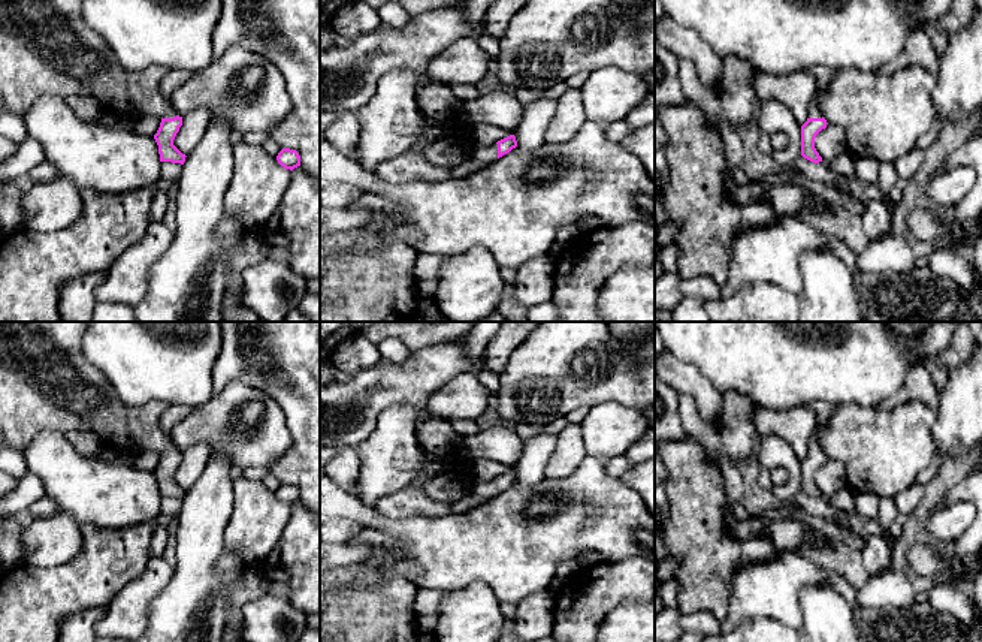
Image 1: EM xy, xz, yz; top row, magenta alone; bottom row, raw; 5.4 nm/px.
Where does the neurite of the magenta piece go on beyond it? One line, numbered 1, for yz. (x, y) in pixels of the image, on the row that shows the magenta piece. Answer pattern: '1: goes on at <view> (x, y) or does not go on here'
1: goes on at yz (813, 111)

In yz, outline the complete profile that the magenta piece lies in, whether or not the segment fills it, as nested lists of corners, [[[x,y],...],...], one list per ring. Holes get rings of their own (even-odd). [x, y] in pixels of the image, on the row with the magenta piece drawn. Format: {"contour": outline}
{"contour": [[[818,100],[809,103],[807,115],[807,121],[801,126],[801,156],[813,163],[819,163],[822,157],[815,148],[815,138],[828,123],[822,117]]]}

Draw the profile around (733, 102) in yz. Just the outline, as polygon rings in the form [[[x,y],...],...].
[[[743,57],[723,58],[720,82],[708,88],[697,73],[694,61],[679,60],[679,78],[688,105],[700,109],[705,123],[719,133],[719,124],[737,129],[746,126],[758,100],[752,79],[758,70]]]

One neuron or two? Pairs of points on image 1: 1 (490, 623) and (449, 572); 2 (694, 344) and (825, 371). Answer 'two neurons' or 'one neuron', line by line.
1: two neurons
2: one neuron

